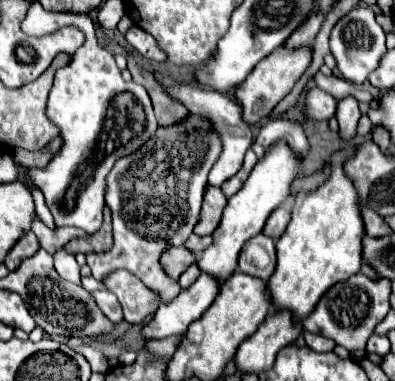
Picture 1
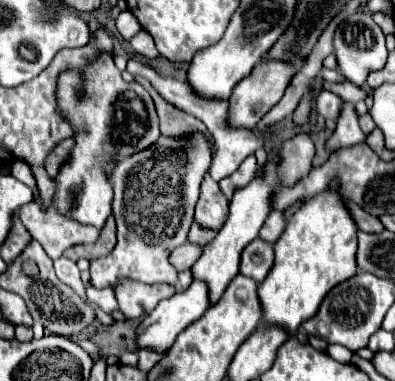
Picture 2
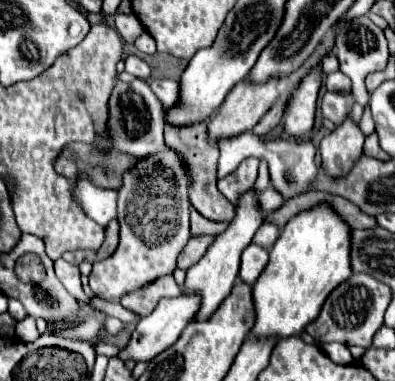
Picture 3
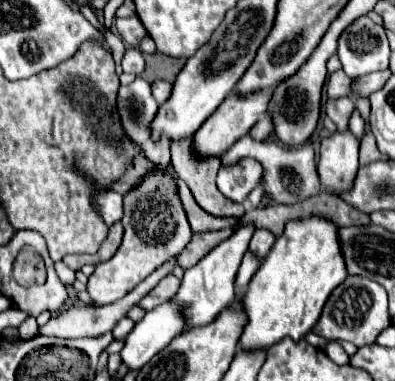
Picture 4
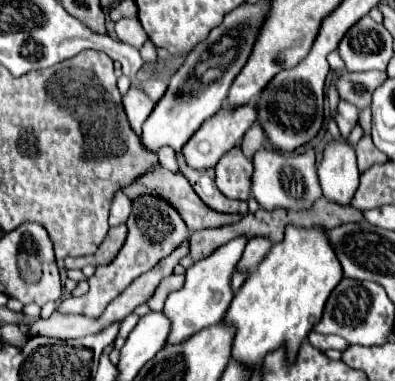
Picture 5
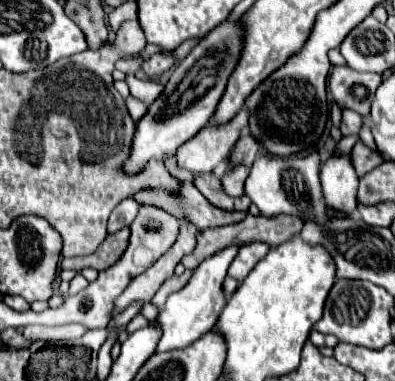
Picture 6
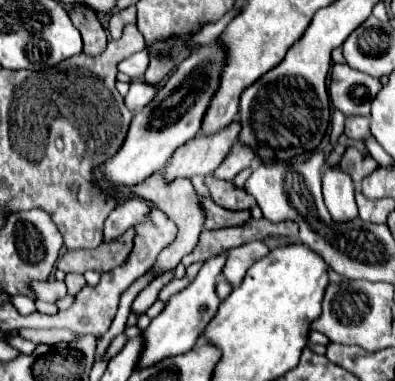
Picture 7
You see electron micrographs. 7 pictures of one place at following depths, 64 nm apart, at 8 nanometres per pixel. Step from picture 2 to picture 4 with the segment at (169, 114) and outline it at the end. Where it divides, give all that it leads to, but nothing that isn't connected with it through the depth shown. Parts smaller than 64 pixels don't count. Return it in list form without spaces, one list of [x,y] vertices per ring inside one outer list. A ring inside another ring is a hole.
[[[188,136],[184,140],[170,140],[170,154],[172,154],[172,164],[178,172],[178,176],[186,182],[186,186],[190,188],[194,200],[198,202],[198,206],[202,210],[206,210],[212,216],[232,216],[232,218],[242,218],[244,216],[244,206],[238,202],[228,200],[226,196],[220,194],[220,190],[216,188],[216,174],[218,174],[218,156],[208,156],[202,158],[196,156],[194,148],[192,148],[192,140],[194,136]]]

